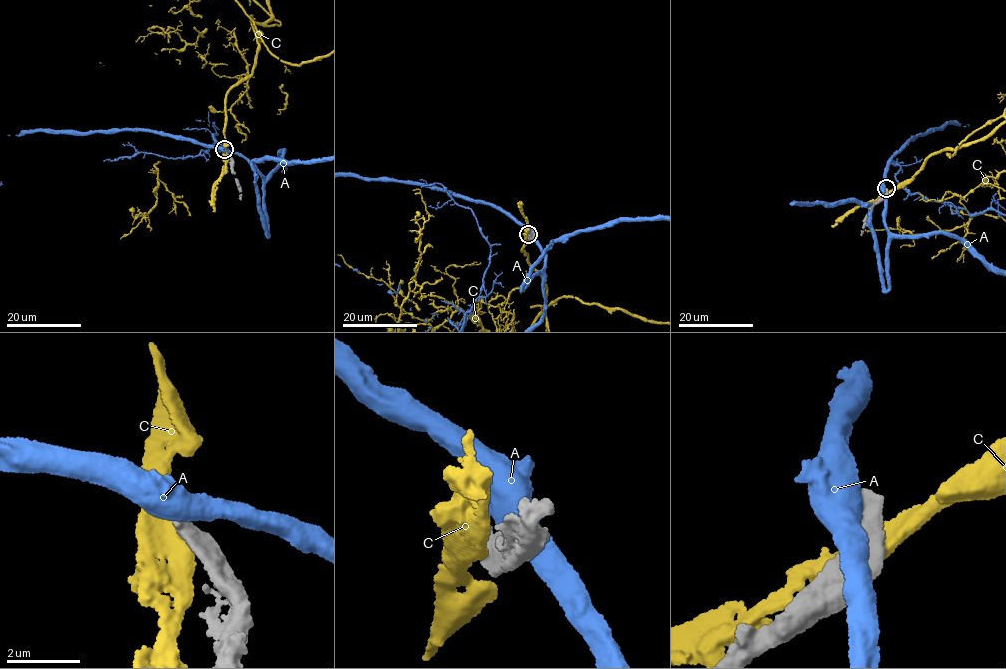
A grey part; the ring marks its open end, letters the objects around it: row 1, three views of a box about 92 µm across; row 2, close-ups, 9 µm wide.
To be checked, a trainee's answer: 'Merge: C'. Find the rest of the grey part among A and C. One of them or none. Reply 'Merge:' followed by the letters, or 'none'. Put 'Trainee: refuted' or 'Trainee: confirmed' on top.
Trainee: refuted
Merge: none

